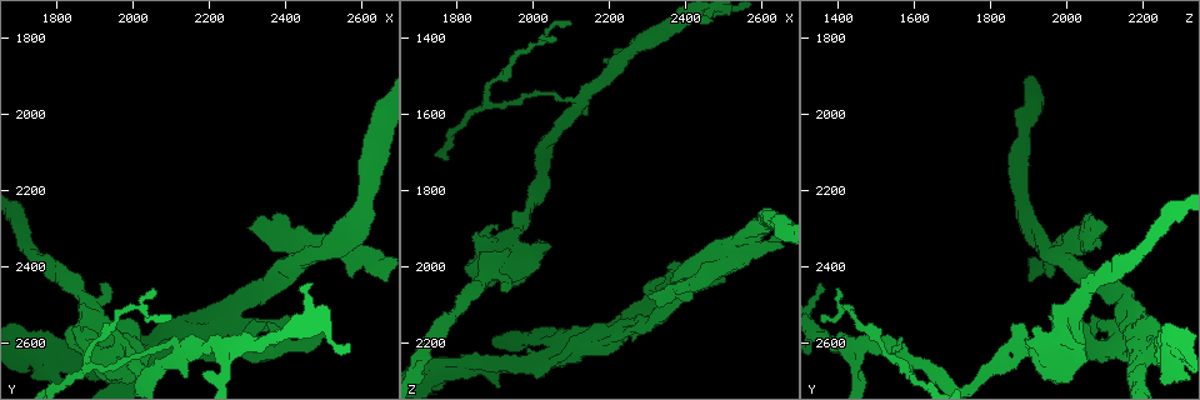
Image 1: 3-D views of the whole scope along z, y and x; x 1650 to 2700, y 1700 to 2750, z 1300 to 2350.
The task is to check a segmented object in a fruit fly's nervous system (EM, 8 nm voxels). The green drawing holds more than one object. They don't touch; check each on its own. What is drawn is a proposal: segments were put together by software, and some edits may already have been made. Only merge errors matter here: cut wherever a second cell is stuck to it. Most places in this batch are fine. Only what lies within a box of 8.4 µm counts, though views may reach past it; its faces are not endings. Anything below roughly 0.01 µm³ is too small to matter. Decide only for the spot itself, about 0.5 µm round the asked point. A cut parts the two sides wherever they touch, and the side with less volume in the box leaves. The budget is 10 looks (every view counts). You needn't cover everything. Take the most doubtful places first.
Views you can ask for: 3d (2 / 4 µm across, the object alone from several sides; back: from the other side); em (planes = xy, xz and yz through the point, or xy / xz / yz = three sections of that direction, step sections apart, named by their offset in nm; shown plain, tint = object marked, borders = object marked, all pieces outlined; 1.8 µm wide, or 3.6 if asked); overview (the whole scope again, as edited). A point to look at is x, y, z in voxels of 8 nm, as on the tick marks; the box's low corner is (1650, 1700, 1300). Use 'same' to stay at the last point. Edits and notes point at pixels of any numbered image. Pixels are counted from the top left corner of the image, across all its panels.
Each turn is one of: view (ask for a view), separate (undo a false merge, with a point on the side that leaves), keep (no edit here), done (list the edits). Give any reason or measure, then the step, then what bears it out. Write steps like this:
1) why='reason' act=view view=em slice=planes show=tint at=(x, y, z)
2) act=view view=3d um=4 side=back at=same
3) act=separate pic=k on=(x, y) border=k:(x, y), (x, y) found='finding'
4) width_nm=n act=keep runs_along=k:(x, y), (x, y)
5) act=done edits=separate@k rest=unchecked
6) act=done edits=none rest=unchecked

why='branch point' act=view view=3d um=2 at=(2120, 2635, 1575)

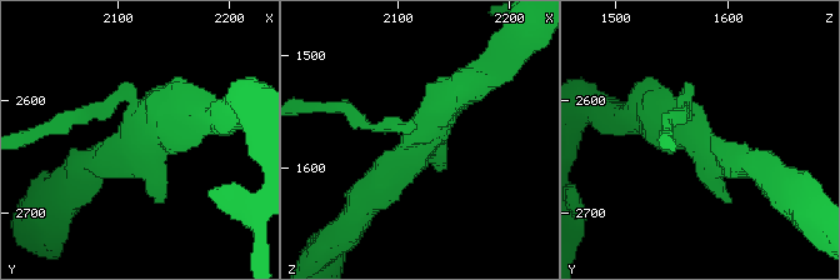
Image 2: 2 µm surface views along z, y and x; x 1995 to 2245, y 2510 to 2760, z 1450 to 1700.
arms=3 why='need the tissue' act=view view=em slice=xz step=4 show=tint at=(2112, 2632, 1580)

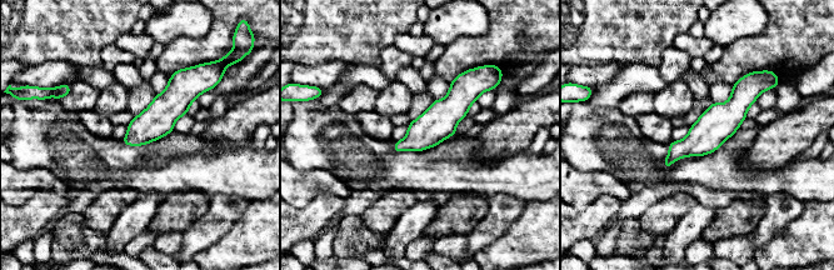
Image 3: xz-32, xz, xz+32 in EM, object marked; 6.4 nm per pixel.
act=view view=em slice=planes show=tint at=same

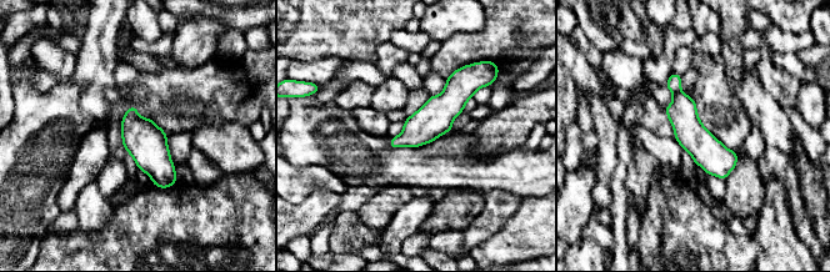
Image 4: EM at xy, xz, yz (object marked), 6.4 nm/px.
act=separate pic=4 on=(674, 84) border=4:(680, 90), (674, 94) found='a second cell is stuck on'

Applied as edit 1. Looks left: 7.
act=view view=overview

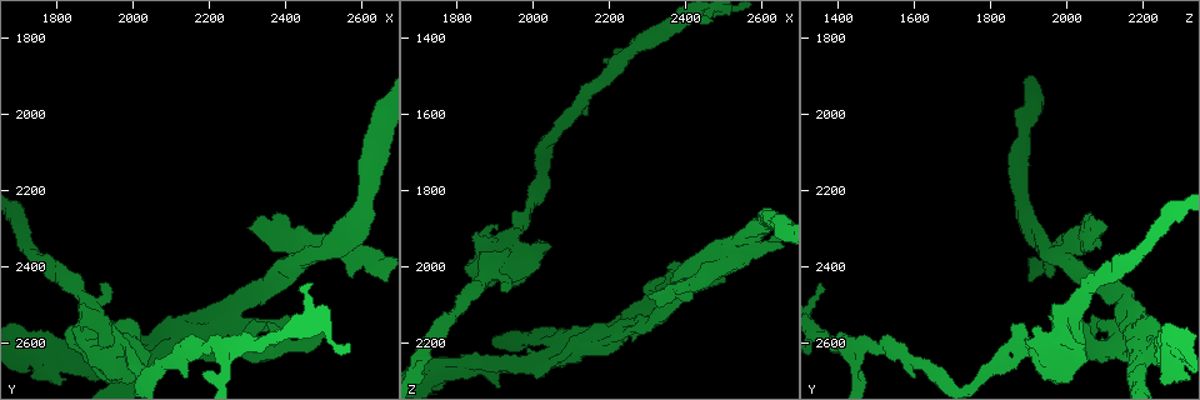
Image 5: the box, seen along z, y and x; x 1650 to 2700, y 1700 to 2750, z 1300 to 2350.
why='arms part here' act=view view=em slice=planes show=tint at=(2380, 2610, 2045)

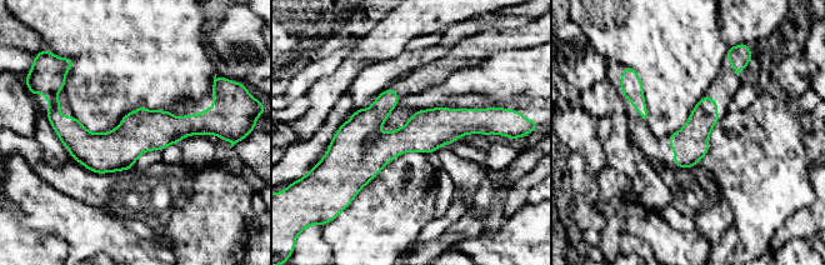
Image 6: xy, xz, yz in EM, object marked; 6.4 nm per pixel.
act=keep runs_along=6:(486, 126), (336, 139) found='all the same cell'

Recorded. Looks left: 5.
why='three-way junction' act=view view=3d um=4 at=(1785, 2645, 2265)

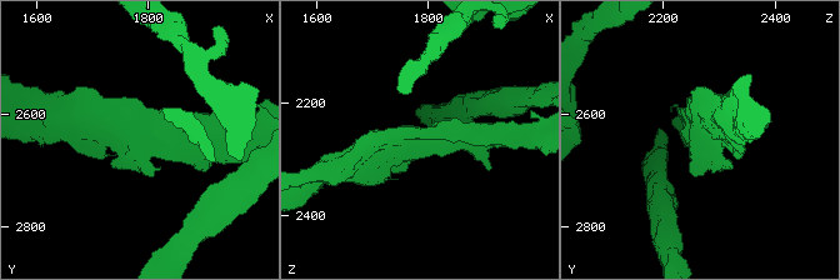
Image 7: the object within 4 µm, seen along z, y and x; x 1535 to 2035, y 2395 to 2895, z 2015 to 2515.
why='need the tissue' act=view view=em slice=planes show=borders at=(1780, 2645, 2270)

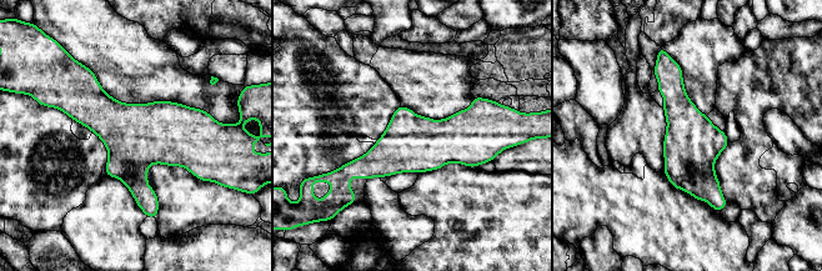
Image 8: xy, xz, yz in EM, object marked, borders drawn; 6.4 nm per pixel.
width_nm=360 act=keep runs_along=8:(673, 65), (690, 167), (718, 206) found='one cell here'

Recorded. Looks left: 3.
act=done edits=separate@4 rest=unchecked

